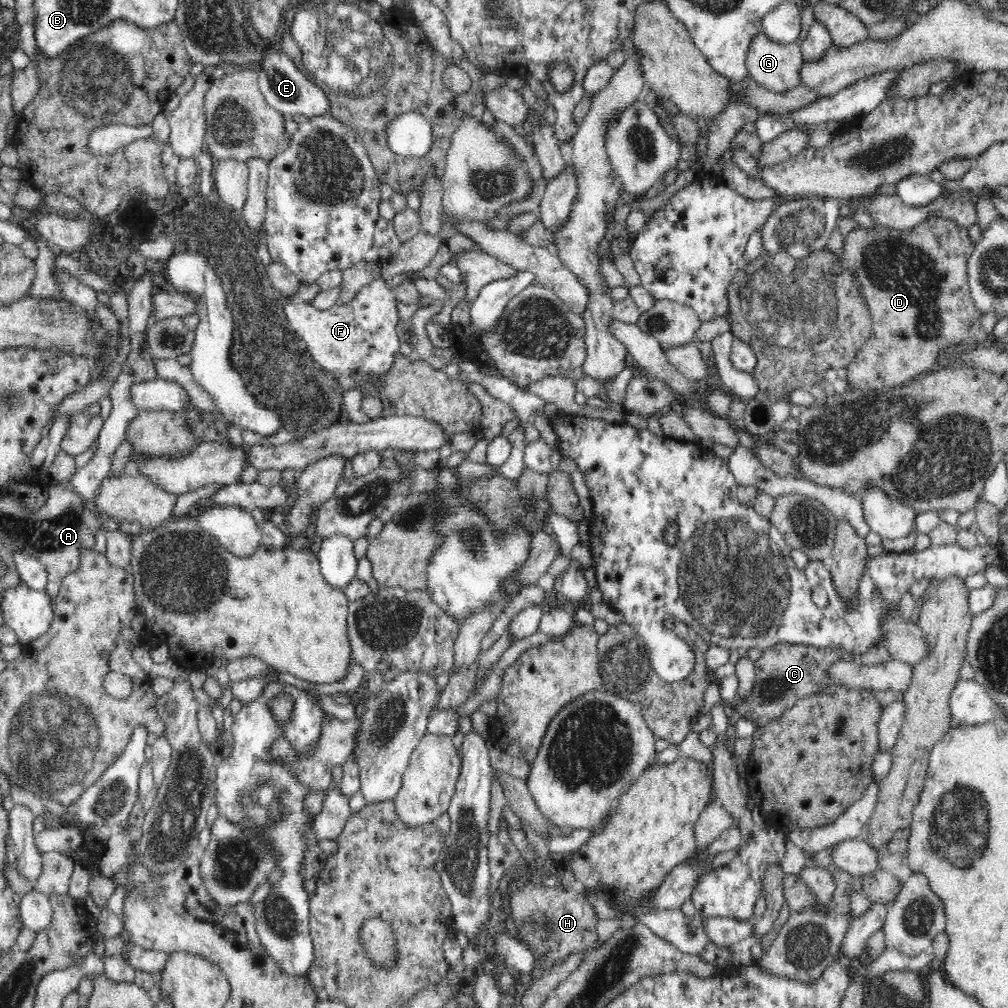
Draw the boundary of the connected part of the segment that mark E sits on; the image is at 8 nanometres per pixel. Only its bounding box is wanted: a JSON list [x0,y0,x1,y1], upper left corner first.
[257,45,329,117]

